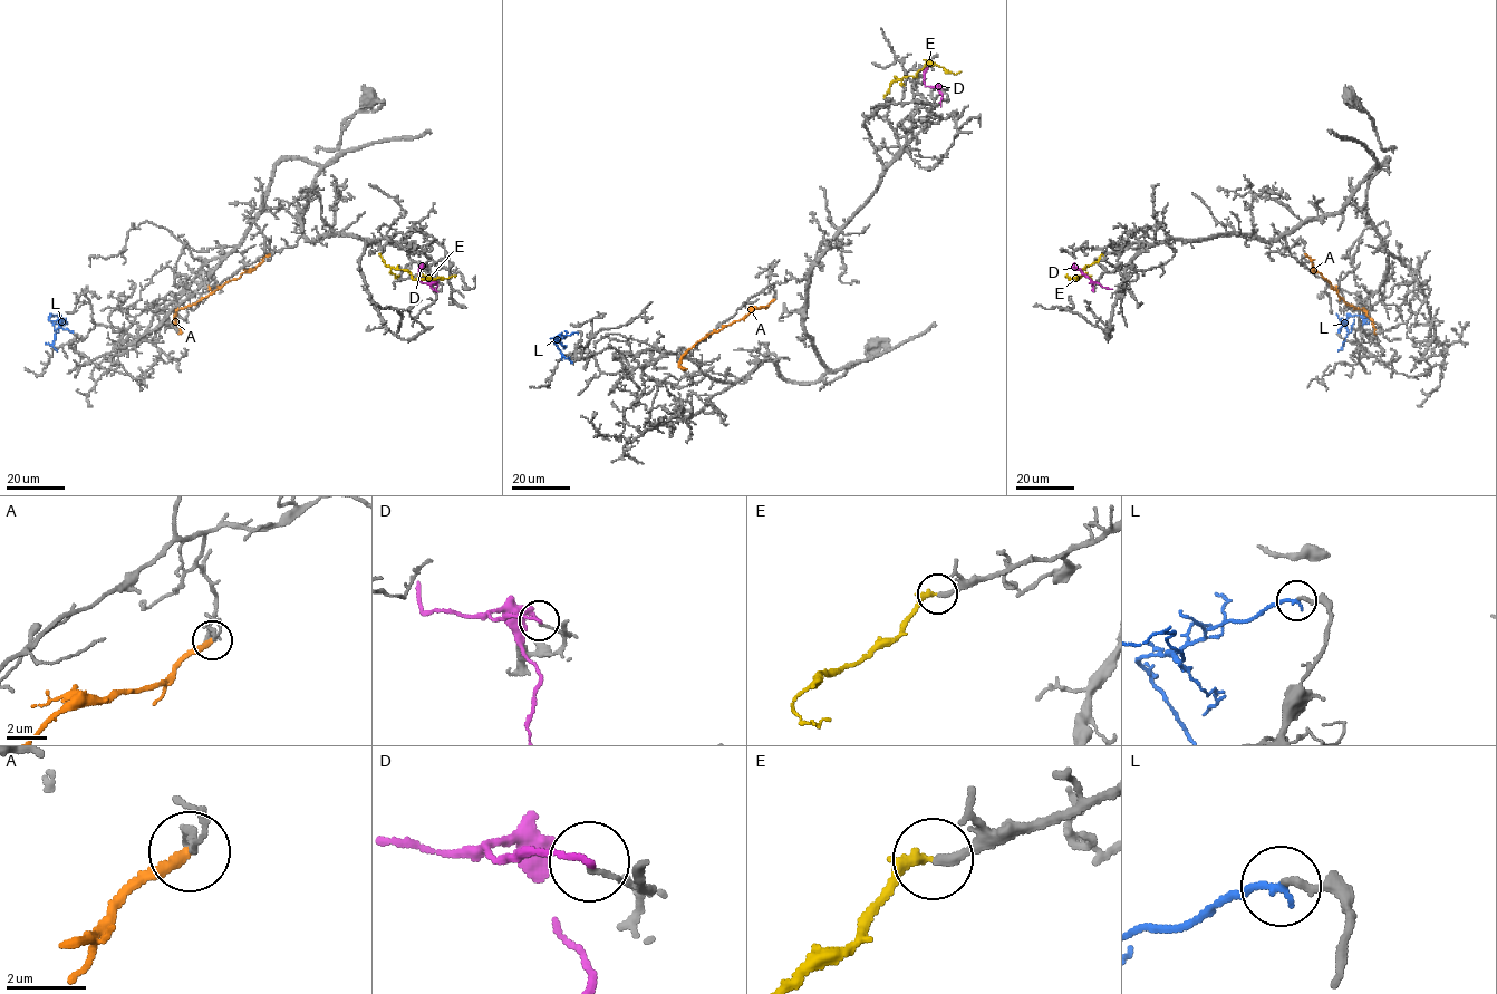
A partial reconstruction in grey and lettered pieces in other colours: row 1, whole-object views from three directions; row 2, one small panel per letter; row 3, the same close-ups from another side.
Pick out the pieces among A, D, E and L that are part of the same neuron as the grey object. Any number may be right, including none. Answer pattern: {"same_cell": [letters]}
{"same_cell": ["E", "L"]}

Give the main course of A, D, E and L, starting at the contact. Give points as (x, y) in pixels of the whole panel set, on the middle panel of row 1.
A: (774, 299), (695, 344), (678, 362), (683, 369)
D: (942, 87), (925, 86), (923, 75), (927, 68)
E: (884, 97), (892, 83), (916, 77), (925, 65), (936, 65), (954, 74), (962, 71)
L: (577, 331), (553, 341), (571, 363)

